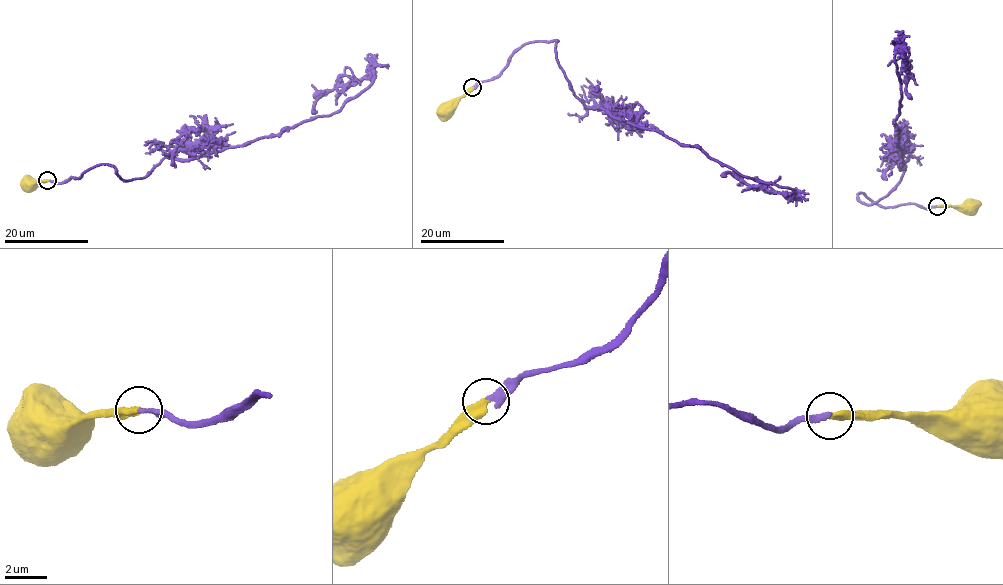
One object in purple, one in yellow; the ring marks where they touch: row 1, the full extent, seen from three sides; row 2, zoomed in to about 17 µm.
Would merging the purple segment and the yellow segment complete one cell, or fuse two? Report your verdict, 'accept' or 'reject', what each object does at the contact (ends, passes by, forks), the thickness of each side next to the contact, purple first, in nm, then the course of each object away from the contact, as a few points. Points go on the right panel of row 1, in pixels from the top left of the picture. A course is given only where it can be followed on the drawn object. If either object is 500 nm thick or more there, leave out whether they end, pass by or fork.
accept | purple ends | yellow ends | 260/440 nm | purple via (937, 206), (858, 198), (887, 196), (905, 168), (894, 123), (898, 52), (912, 99) | yellow via (937, 206), (970, 205)

